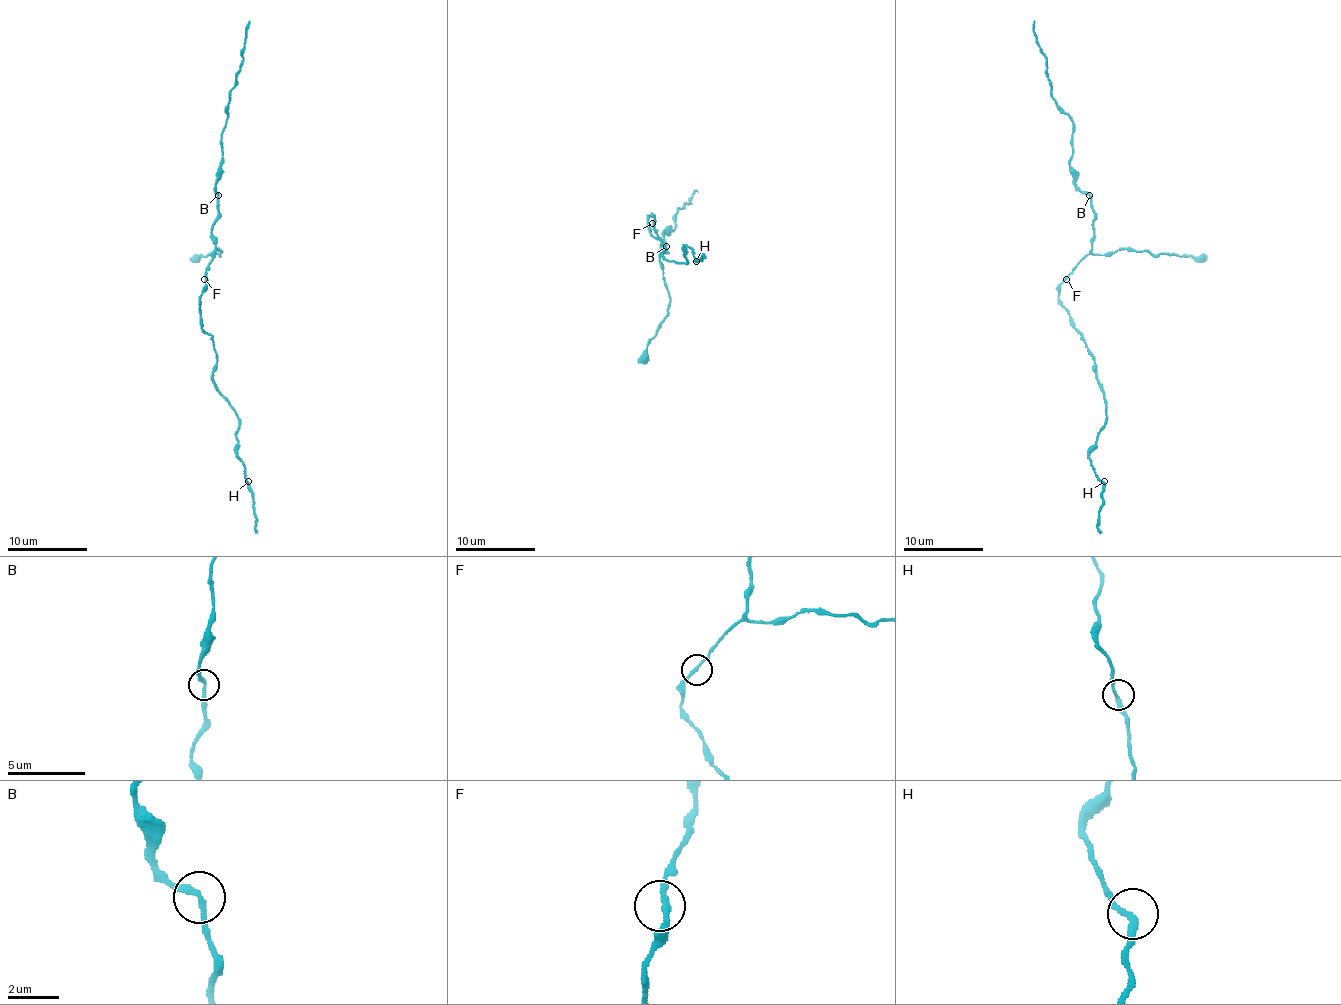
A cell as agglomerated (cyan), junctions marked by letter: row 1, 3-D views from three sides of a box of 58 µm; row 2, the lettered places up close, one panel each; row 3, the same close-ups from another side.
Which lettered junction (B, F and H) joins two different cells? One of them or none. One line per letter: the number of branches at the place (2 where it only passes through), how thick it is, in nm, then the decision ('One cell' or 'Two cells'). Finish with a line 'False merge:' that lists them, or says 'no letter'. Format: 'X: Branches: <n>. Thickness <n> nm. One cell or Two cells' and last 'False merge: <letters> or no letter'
B: Branches: 2. Thickness 240 nm. One cell
F: Branches: 2. Thickness 200 nm. One cell
H: Branches: 2. Thickness 240 nm. One cell
False merge: no letter

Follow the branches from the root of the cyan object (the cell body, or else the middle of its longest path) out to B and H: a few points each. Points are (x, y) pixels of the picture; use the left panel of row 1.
B: (206, 279), (206, 267), (214, 251), (212, 223), (218, 213), (218, 196)
H: (206, 279), (200, 297), (200, 327), (210, 337), (216, 354), (214, 388), (238, 418), (236, 456), (248, 481)

